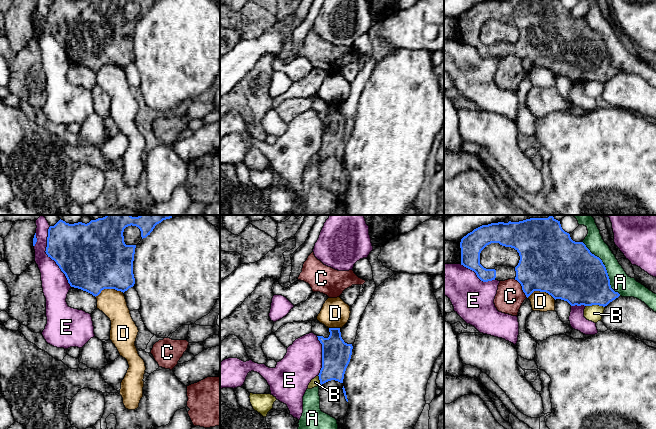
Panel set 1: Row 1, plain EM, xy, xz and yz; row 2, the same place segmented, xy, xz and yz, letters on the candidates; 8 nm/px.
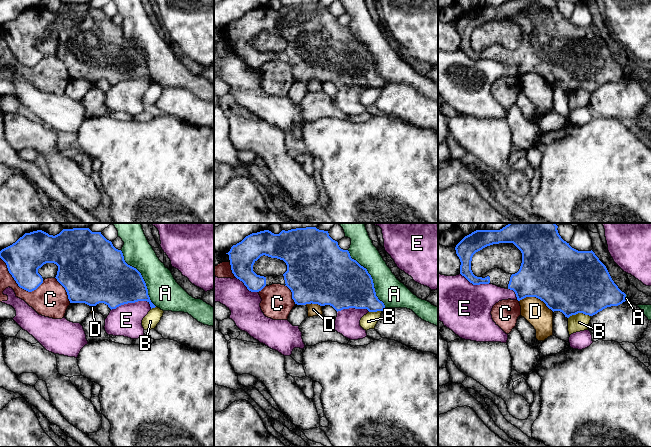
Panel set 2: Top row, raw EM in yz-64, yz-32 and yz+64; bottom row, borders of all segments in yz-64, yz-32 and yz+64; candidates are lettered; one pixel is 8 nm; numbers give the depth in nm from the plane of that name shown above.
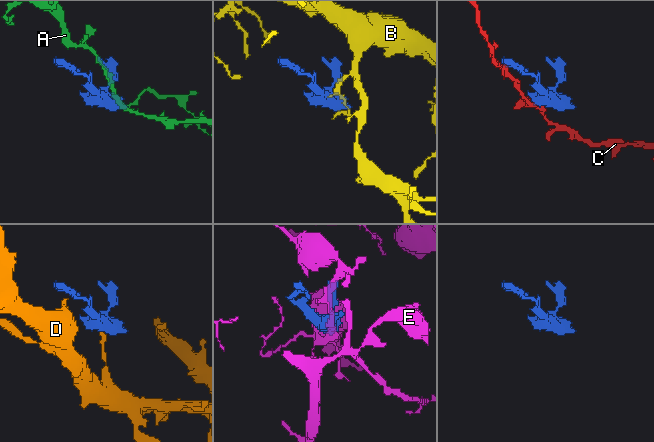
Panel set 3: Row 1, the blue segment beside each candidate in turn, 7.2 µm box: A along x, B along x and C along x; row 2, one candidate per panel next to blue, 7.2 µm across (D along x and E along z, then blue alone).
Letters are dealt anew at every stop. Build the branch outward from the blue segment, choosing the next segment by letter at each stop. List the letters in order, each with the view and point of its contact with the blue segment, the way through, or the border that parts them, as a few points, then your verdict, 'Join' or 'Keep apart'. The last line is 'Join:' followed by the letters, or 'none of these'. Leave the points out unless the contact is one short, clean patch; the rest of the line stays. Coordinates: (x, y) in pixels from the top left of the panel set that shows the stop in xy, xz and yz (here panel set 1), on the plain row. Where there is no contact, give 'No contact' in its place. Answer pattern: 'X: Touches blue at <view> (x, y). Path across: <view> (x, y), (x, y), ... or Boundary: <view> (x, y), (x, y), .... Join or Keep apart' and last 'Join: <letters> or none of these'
A: Touches blue at yz (605, 44). Keep apart
B: Touches blue at yz (595, 80). Boundary: yz (586, 81), (602, 81), (604, 83). Keep apart
C: Touches blue at yz (522, 64). Keep apart
D: Touches blue at xy (109, 64). Boundary: xy (123, 68), (114, 65), (103, 65), (95, 72). Keep apart
E: Touches blue at xy (49, 32). Keep apart
Join: none of these

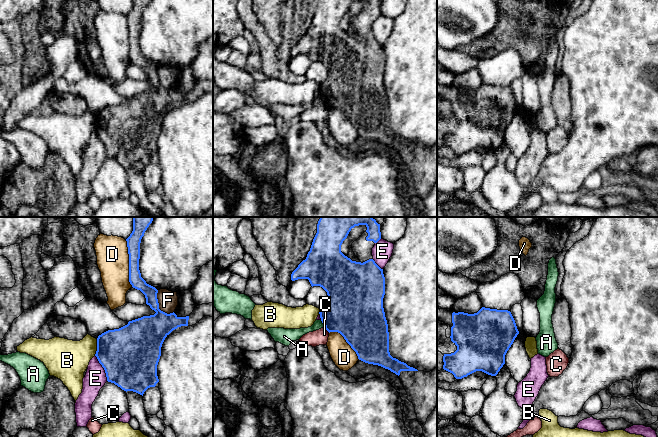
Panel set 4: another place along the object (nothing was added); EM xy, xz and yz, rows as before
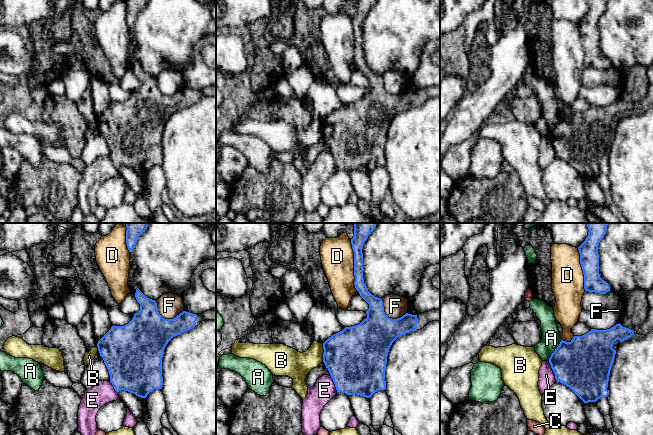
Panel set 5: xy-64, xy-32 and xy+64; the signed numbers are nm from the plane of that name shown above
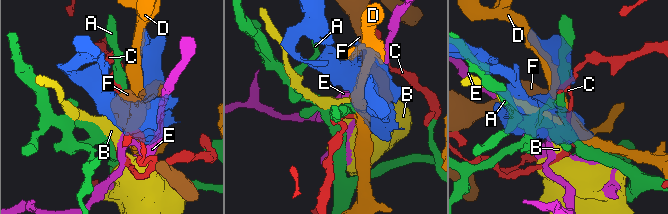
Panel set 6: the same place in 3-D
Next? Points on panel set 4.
A: Touches blue at xz (323, 99). Boundary: xz (320, 96), (325, 103). Keep apart
B: Touches blue at xy (97, 123). Boundary: xy (97, 115), (97, 126), (94, 131). Keep apart
C: Touches blue at xz (327, 106). Boundary: xz (324, 104), (329, 108). Keep apart
D: Touches blue at xy (129, 39). Keep apart
E: Touches blue at xy (103, 143). Keep apart
F: Touches blue at xy (158, 82). Keep apart
Join: none of these

